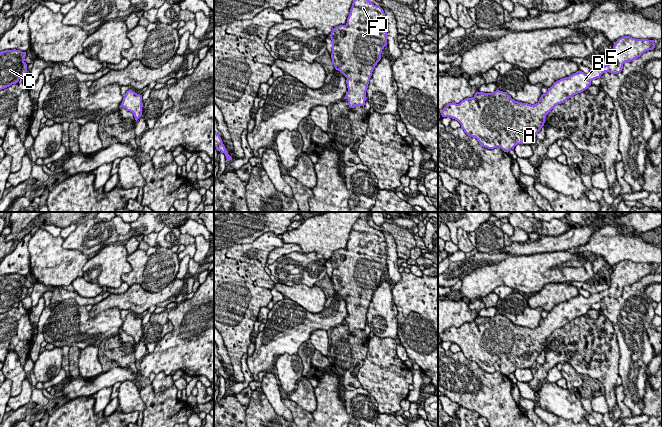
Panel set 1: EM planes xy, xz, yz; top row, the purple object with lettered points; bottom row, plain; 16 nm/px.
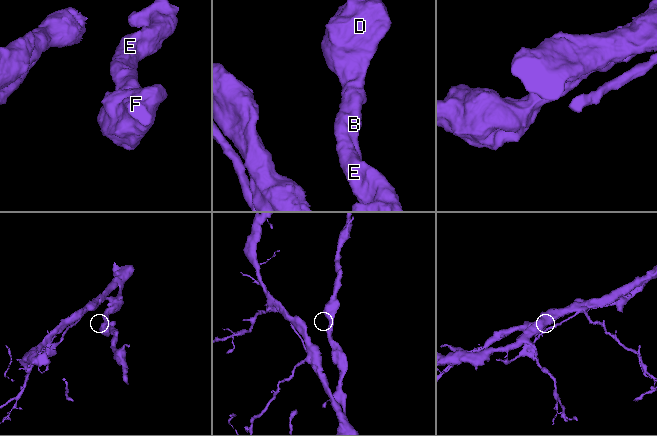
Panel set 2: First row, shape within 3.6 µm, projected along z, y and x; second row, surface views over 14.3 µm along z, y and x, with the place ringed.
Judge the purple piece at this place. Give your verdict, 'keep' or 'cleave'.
keep

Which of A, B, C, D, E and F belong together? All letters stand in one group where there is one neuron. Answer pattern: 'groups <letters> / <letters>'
groups A B C D E F

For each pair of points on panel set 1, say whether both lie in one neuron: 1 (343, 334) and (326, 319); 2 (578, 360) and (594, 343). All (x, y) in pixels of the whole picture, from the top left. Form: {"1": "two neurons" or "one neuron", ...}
{"1": "two neurons", "2": "one neuron"}

